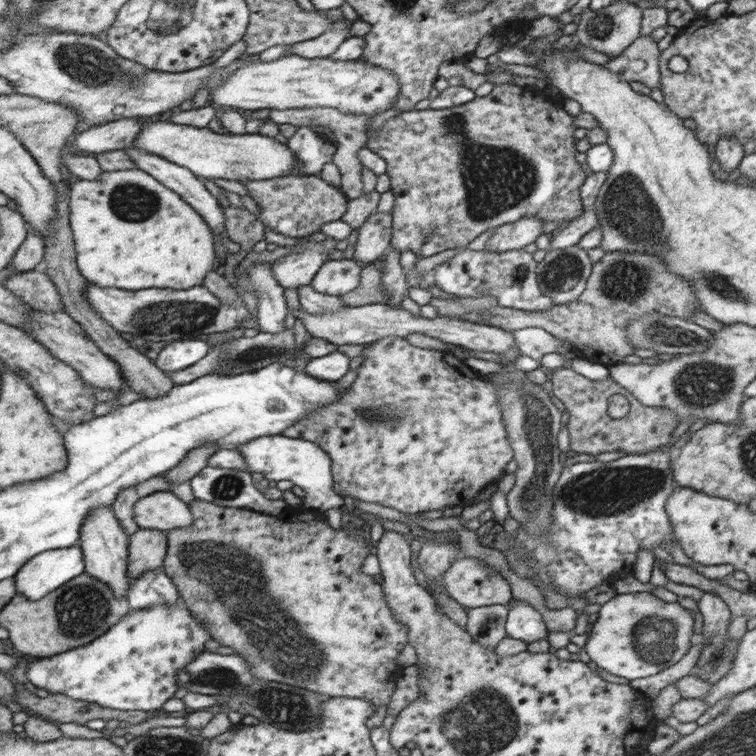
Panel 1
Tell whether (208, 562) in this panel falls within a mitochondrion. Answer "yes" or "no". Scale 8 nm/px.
yes

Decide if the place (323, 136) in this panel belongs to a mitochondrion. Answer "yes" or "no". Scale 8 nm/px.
yes

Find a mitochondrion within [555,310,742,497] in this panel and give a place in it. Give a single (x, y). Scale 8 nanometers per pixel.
(697, 385)

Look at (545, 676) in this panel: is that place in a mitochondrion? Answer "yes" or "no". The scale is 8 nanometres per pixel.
no

